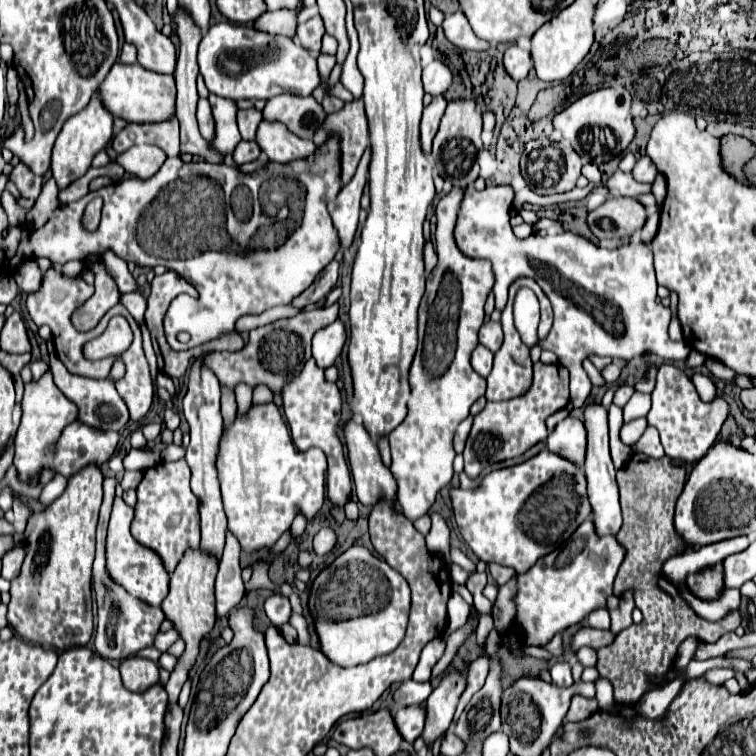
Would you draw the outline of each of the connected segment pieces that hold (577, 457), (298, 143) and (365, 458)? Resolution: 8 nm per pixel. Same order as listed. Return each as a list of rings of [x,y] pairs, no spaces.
[[[568,416],[562,420],[554,432],[548,436],[548,450],[576,462],[576,466],[584,464],[586,458],[586,428],[578,418]]]
[[[262,120],[258,124],[256,142],[260,150],[268,156],[268,160],[274,160],[280,164],[292,162],[302,156],[310,156],[316,150],[312,140],[298,138],[282,122],[268,122],[268,120]]]
[[[360,418],[348,420],[344,424],[344,444],[346,444],[346,450],[348,450],[348,462],[350,462],[350,472],[352,472],[352,480],[354,480],[358,500],[366,506],[374,506],[382,498],[394,500],[396,498],[396,482],[392,478],[392,472],[382,464],[380,454],[378,454],[378,446],[368,436],[368,432],[364,430]]]

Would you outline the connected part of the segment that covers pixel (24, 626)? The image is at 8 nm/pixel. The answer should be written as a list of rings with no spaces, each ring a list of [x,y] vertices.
[[[96,464],[84,466],[80,472],[68,478],[68,486],[60,498],[56,498],[46,510],[30,516],[26,526],[26,558],[20,574],[10,582],[10,604],[8,604],[8,624],[26,642],[48,644],[54,650],[68,650],[74,646],[86,646],[94,632],[92,613],[92,562],[95,558],[96,522],[102,504],[102,480],[104,474]]]

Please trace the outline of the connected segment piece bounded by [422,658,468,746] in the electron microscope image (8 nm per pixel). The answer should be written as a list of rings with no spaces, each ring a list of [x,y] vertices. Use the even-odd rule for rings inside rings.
[[[456,658],[454,664],[450,666],[448,674],[442,676],[438,688],[428,696],[426,726],[422,732],[426,746],[432,746],[448,730],[454,710],[456,710],[456,702],[464,690],[466,670],[468,670],[468,666],[460,658]]]

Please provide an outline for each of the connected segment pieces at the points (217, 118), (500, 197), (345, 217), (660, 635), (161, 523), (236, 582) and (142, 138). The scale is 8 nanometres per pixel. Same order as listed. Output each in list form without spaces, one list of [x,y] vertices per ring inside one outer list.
[[[210,94],[208,96],[210,104],[212,104],[212,116],[214,116],[214,138],[210,140],[210,146],[220,154],[226,156],[230,154],[236,144],[242,140],[238,126],[236,126],[236,102]]]
[[[472,186],[466,190],[458,222],[454,228],[454,240],[458,250],[468,258],[484,258],[492,262],[494,272],[494,296],[496,296],[496,308],[504,310],[506,298],[508,298],[508,286],[512,280],[520,276],[534,278],[544,294],[550,298],[554,308],[554,326],[550,334],[540,342],[538,338],[534,344],[540,344],[544,350],[552,350],[560,364],[570,370],[570,402],[572,408],[578,410],[586,404],[590,396],[592,383],[588,374],[582,368],[582,362],[590,356],[620,356],[624,360],[632,360],[640,356],[642,352],[652,352],[664,360],[686,360],[690,354],[690,348],[684,342],[672,342],[668,338],[668,324],[670,324],[670,310],[656,302],[656,276],[652,272],[644,272],[644,262],[652,262],[652,250],[648,244],[622,244],[614,250],[600,248],[592,244],[590,240],[572,234],[572,232],[560,232],[560,234],[548,234],[544,236],[544,242],[532,242],[532,240],[518,240],[512,234],[512,228],[508,224],[508,216],[504,216],[504,210],[512,208],[512,188],[510,186],[488,186],[482,192],[474,190]]]
[[[370,148],[364,150],[354,178],[340,190],[338,198],[328,208],[344,248],[348,248],[352,244],[352,238],[356,232],[358,212],[360,212],[360,196],[362,196],[362,190],[364,190],[366,180],[368,180],[368,164],[370,164]]]
[[[632,454],[630,462],[618,470],[616,480],[624,514],[624,524],[616,538],[620,546],[626,548],[626,554],[614,582],[614,596],[620,596],[628,588],[634,590],[634,600],[644,614],[644,620],[640,626],[622,630],[610,646],[600,648],[596,668],[600,676],[612,682],[616,702],[626,704],[638,702],[650,690],[650,676],[662,676],[668,672],[678,646],[686,638],[694,636],[702,642],[716,642],[722,634],[734,632],[744,618],[740,610],[733,611],[718,622],[698,618],[680,598],[676,586],[662,574],[662,564],[684,550],[684,542],[674,530],[674,506],[684,488],[686,468],[682,464],[674,464],[668,456],[654,460],[646,454]]]
[[[184,460],[160,462],[144,472],[138,486],[136,516],[132,522],[132,536],[142,546],[154,550],[164,562],[166,570],[172,574],[180,558],[188,548],[198,548],[200,544],[200,516],[198,500],[190,490],[190,470]]]
[[[228,532],[224,556],[220,560],[220,570],[216,576],[216,616],[224,618],[244,600],[244,582],[240,578],[240,548],[238,540]]]
[[[178,120],[156,122],[156,124],[128,124],[122,132],[116,134],[112,146],[118,154],[126,152],[134,144],[154,144],[166,152],[166,156],[180,156],[180,136]]]

